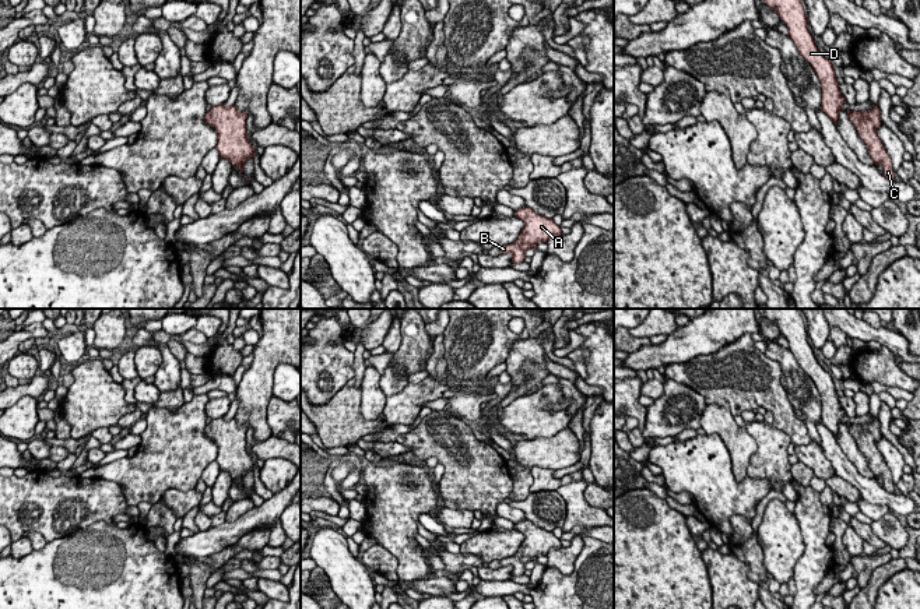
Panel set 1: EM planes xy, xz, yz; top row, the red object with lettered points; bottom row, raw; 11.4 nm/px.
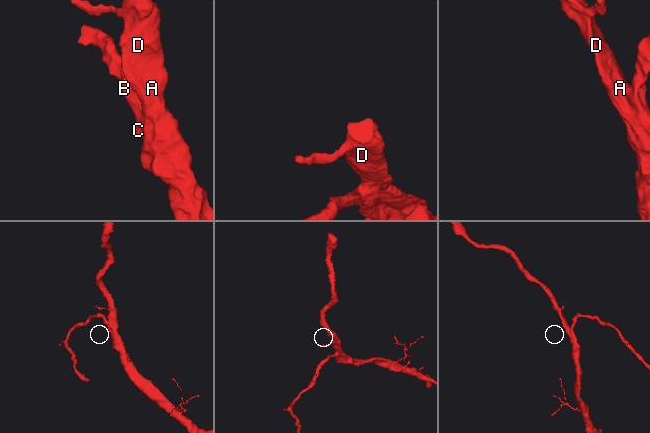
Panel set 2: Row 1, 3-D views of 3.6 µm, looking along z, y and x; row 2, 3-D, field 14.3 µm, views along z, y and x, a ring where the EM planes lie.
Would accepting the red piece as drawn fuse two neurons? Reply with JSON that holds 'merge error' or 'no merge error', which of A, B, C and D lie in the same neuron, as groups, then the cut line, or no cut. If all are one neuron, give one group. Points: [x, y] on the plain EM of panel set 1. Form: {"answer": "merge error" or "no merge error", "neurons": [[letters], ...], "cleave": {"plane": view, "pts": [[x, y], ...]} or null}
{"answer": "no merge error", "neurons": [["A", "B", "C", "D"]], "cleave": null}

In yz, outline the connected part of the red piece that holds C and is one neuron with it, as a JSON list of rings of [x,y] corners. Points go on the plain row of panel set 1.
[[[872,416],[871,423],[846,423],[850,434],[854,437],[860,451],[865,455],[868,461],[868,468],[872,471],[874,478],[881,476],[884,479],[884,490],[893,494],[895,485],[892,482],[892,475],[886,467],[878,447],[877,441],[881,437],[879,420]]]

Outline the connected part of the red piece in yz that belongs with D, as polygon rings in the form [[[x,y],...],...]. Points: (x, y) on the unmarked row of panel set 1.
[[[763,309],[763,316],[777,325],[797,363],[817,386],[822,402],[821,422],[838,437],[839,425],[843,423],[842,418],[846,412],[839,402],[833,376],[818,363],[814,355],[801,313],[801,309]]]

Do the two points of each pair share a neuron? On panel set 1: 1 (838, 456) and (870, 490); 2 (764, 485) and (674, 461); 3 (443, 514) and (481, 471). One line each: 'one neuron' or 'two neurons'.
1: one neuron
2: one neuron
3: two neurons

